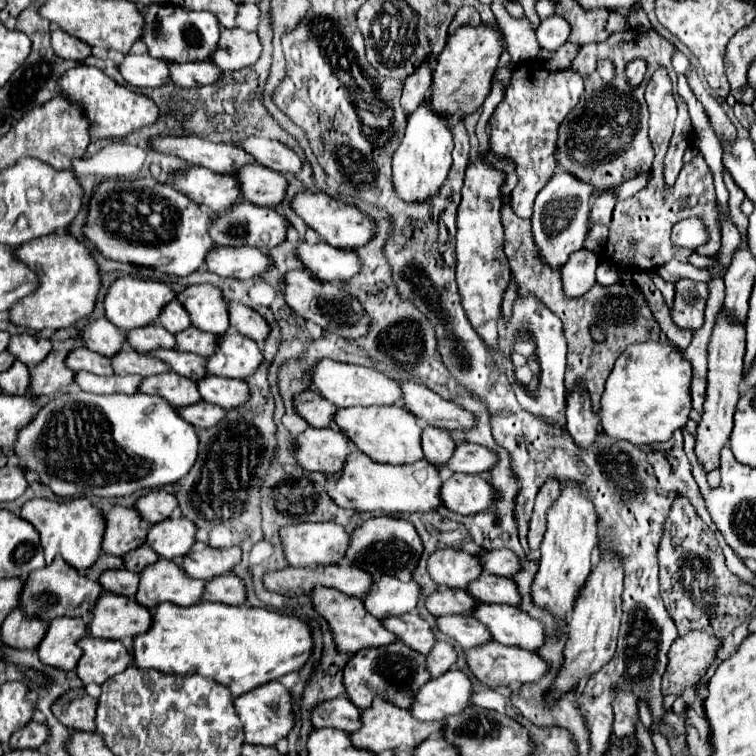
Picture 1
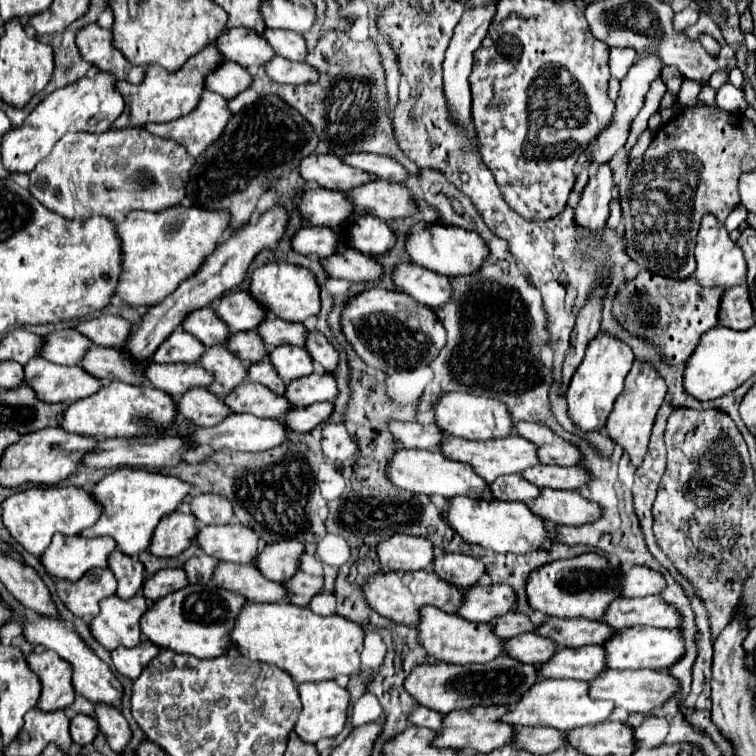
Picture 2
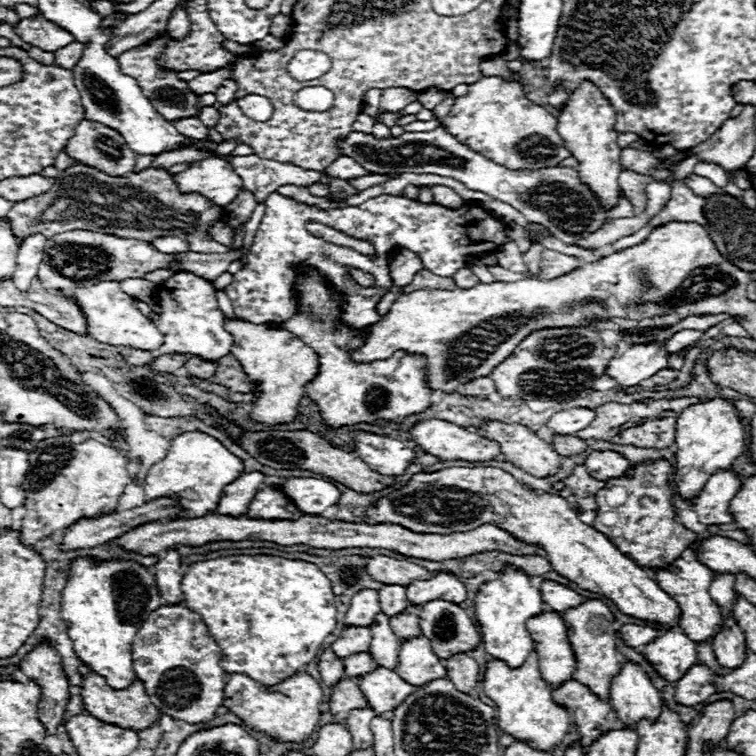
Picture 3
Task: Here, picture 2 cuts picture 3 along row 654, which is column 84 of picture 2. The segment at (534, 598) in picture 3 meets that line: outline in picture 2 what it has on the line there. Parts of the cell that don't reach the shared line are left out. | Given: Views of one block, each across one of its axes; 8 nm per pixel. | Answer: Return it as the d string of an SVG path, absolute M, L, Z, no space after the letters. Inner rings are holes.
M34 486L34 488L26 488L20 490L12 496L8 496L2 502L2 522L8 528L10 536L30 554L40 556L52 536L56 532L64 534L64 536L78 536L80 530L92 526L100 516L100 508L96 506L92 494L88 490L76 488L76 486L68 486L68 488L60 488L60 486Z

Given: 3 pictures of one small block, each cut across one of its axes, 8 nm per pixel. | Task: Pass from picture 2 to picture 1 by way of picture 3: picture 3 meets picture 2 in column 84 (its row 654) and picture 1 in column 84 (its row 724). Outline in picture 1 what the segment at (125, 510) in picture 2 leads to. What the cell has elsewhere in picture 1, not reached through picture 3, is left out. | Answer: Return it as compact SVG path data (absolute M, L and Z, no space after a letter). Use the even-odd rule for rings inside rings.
M34 498L24 502L20 518L30 522L38 530L46 554L46 564L50 564L56 554L60 554L64 562L76 568L78 572L90 568L96 562L102 546L102 512L90 500L76 498L76 500L56 502L46 498Z

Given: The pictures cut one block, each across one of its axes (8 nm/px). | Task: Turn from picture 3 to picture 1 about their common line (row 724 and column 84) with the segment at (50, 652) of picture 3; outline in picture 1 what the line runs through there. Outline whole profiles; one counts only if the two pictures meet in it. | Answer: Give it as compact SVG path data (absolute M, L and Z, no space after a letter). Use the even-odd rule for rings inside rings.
M52 30L52 48L58 58L82 62L86 56L90 56L90 48L84 42L78 42L76 38L70 38L70 34L62 34L62 30Z

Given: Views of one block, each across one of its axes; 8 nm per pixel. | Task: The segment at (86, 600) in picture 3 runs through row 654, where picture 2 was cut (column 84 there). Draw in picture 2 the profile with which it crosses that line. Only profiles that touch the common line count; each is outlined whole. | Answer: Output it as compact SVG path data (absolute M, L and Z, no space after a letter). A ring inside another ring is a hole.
M98 72L94 78L80 78L78 82L64 86L48 94L22 122L20 128L12 128L2 140L2 164L10 174L30 174L34 166L44 160L54 144L66 132L106 132L110 124L122 114L124 102L120 92L114 88L116 80L112 74Z

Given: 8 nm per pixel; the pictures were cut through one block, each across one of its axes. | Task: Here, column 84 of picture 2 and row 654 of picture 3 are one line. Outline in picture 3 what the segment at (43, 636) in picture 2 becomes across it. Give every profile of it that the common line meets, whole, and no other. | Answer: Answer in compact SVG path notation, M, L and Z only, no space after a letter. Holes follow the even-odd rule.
M672 628L664 636L646 644L642 654L662 678L676 682L698 662L698 644L680 628Z

